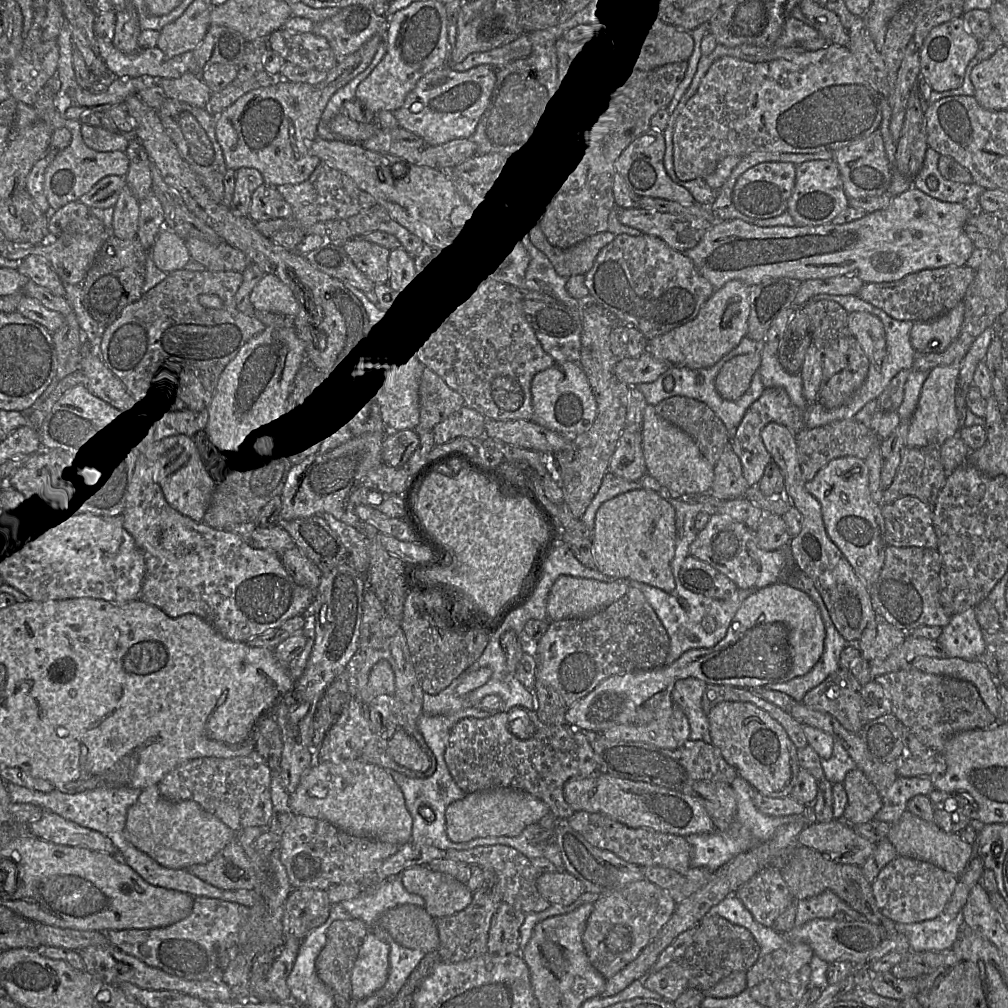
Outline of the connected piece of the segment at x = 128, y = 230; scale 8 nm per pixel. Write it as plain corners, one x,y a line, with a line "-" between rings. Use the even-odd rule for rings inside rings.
126,185
114,206
112,233
116,237
129,240
137,237
139,228
140,202

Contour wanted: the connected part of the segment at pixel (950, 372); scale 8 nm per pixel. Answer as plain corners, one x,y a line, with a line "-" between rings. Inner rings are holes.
994,327
987,328
973,342
960,362
938,366
930,370
923,383
917,407
909,421
906,438
907,447
924,447
942,444
945,440
958,435
960,423
955,405
957,387
973,385
973,375
979,363
983,362
993,338
999,336

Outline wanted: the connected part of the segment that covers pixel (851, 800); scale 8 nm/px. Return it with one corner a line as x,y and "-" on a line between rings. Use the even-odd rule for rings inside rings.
858,768
849,771
843,781
847,804
842,820
849,825
867,823
882,808
882,797
877,788

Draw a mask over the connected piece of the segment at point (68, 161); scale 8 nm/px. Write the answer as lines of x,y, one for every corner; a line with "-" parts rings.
66,119
65,127
72,134
70,144
56,154
44,173
44,191
51,211
57,211
70,202
78,201
103,178
112,175
125,177
129,170
130,161
125,152
98,152
89,148
83,140
80,121

